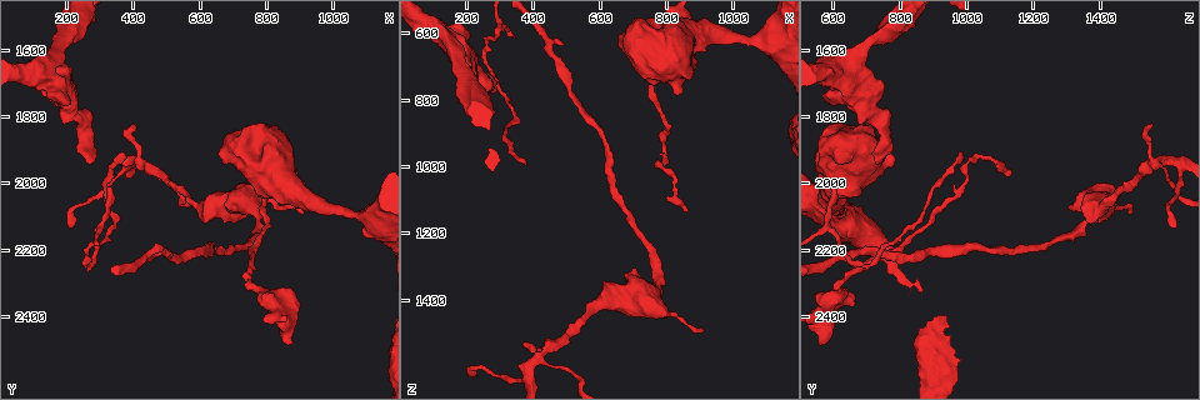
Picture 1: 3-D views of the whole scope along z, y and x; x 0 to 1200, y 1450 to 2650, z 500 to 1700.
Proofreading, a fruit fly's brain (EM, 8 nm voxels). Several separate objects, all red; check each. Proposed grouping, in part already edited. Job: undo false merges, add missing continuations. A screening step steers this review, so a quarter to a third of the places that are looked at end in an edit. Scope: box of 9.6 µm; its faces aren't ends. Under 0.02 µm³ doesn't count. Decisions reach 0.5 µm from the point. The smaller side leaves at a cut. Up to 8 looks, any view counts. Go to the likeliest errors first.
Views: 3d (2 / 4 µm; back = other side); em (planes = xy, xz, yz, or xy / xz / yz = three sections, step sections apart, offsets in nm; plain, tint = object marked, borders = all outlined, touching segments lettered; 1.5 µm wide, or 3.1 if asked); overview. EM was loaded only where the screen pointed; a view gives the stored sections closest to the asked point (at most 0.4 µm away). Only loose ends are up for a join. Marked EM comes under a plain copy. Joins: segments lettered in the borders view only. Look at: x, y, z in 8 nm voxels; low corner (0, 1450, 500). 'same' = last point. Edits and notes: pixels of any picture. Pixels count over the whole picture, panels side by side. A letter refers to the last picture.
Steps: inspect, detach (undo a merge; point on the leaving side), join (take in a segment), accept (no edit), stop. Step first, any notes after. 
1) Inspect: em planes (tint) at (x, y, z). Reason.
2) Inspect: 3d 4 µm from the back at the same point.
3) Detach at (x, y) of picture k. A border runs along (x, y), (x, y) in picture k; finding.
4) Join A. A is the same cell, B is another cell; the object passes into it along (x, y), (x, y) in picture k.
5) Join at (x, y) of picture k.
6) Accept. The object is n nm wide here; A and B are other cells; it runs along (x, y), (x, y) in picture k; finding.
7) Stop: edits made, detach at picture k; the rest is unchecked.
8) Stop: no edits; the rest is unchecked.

Inspect: 3d 4 µm at (270, 1930, 730). An open end.

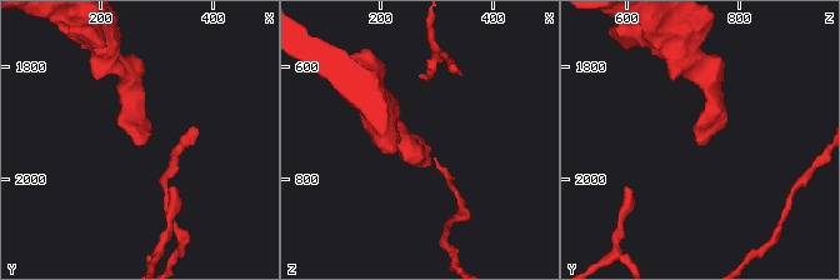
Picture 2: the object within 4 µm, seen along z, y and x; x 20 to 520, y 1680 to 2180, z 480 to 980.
Inspect: em yz step 4 (tint) at (265, 1940, 725).

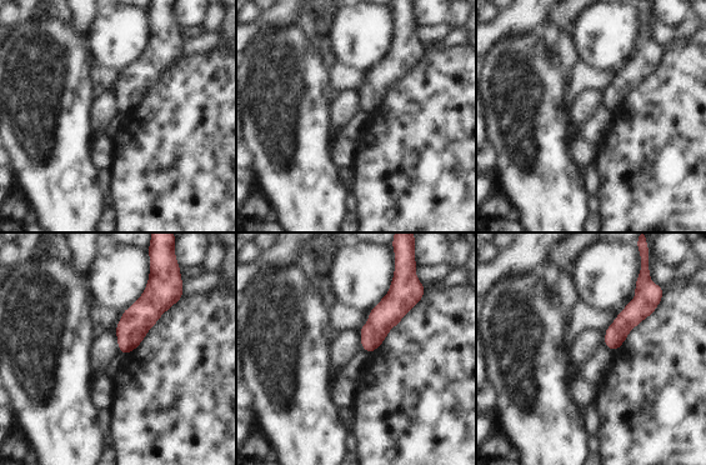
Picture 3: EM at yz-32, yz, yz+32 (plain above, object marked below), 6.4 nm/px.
Inspect: em planes (borders) at the same point. Another direction.

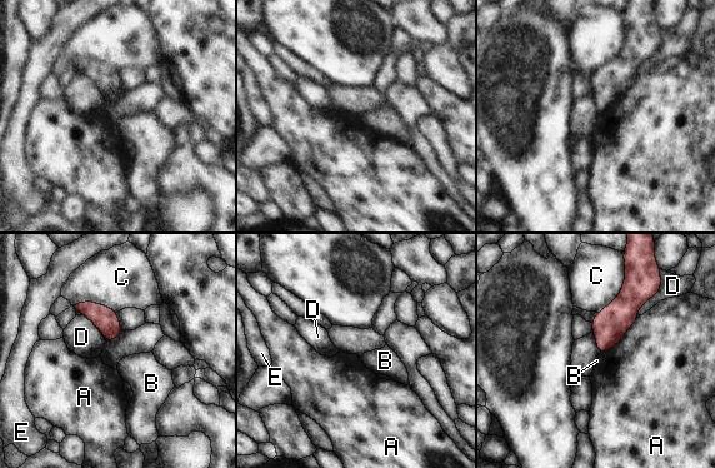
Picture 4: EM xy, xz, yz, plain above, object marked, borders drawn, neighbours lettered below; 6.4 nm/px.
Accept. The longest contact is with A, 360 nm; A, B, C, D and E are other cells; none of them fits.

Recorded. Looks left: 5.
Inspect: 3d 4 µm at (400, 1820, 1560). An open end.

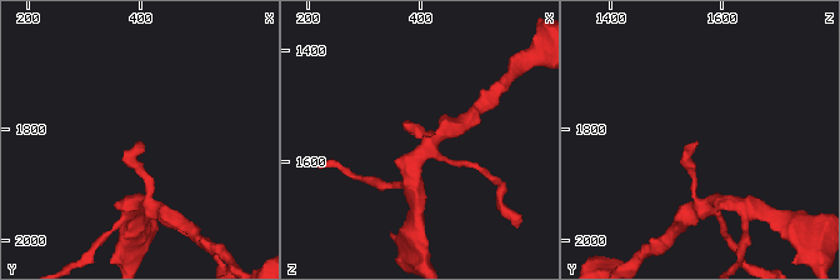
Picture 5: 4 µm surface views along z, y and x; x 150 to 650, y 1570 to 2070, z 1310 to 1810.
Inspect: em planes (borders) at (395, 1825, 1560).

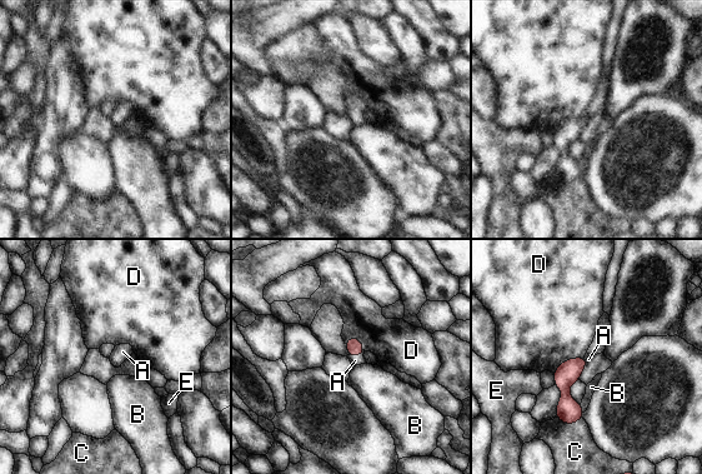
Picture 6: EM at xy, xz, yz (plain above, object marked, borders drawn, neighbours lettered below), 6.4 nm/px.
Join at (355, 360) of picture 6. The longest contact is with D, 240 nm; A is the same cell, B, C, D and E are other cells; it goes on there.

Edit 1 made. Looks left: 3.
Inspect: 3d 2 µm at (800, 2360, 590). Four-way junction.

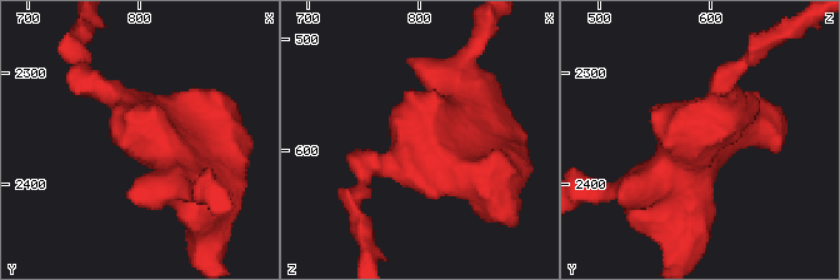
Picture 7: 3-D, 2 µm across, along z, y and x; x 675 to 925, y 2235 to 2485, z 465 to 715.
Inspect: em xz step 8 (borders) at (808, 2352, 586).

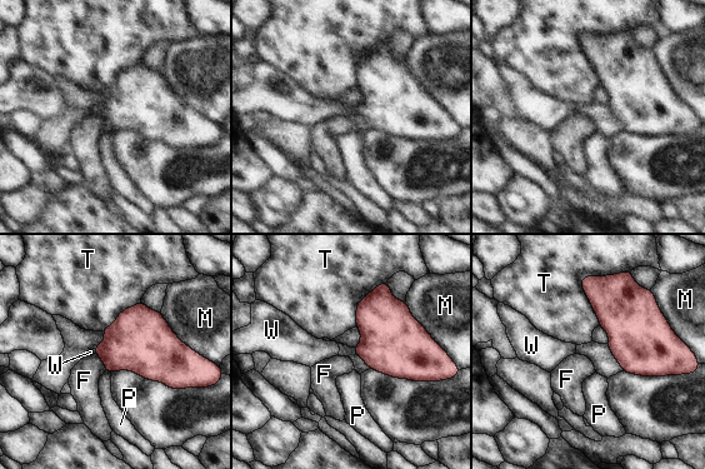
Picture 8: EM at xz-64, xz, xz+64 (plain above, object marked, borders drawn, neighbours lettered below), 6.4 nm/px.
Accept. F, M, P, T and W are other cells; a border runs along (160, 312), (171, 330), (191, 349) in picture 8; one neuron here.

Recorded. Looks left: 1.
Stop: edits made, join at picture 6; the rest is unchecked.

